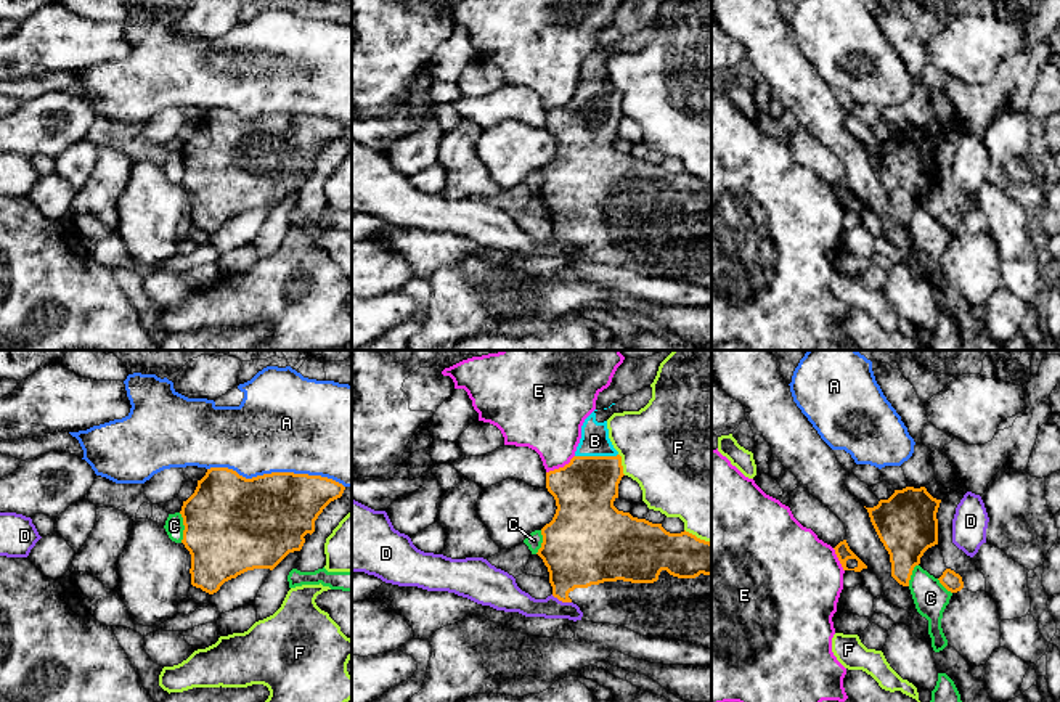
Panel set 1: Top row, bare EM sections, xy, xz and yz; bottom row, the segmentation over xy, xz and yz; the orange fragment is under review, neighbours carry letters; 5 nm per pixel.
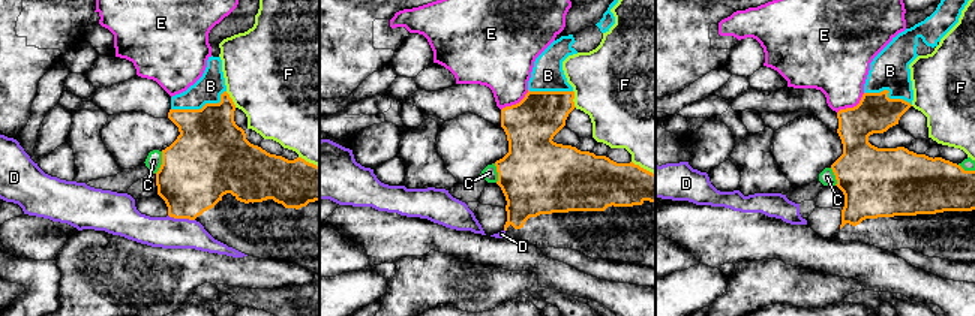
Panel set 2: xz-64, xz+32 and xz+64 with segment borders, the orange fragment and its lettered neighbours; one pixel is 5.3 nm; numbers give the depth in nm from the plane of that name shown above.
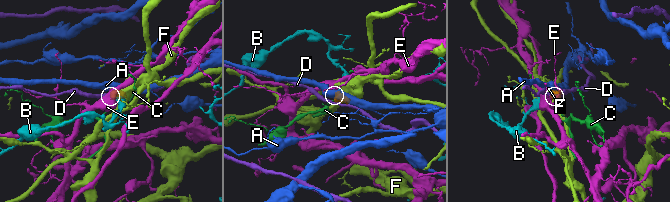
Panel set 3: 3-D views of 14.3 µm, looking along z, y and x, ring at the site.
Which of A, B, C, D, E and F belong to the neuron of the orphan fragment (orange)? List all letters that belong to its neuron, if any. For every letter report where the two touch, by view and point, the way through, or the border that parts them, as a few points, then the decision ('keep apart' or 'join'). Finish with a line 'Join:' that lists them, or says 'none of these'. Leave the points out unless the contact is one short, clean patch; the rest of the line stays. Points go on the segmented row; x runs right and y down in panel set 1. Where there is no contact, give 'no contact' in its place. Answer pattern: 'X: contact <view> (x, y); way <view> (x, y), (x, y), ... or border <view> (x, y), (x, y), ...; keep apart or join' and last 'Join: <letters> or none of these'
A: contact xy (277, 473); keep apart
B: contact xz (596, 457); join
C: contact xy (185, 527); keep apart
D: contact xz (561, 599); keep apart
E: contact xz (561, 468); border xz (574, 455), (562, 466), (546, 473); keep apart
F: contact xz (620, 465); keep apart
Join: B

